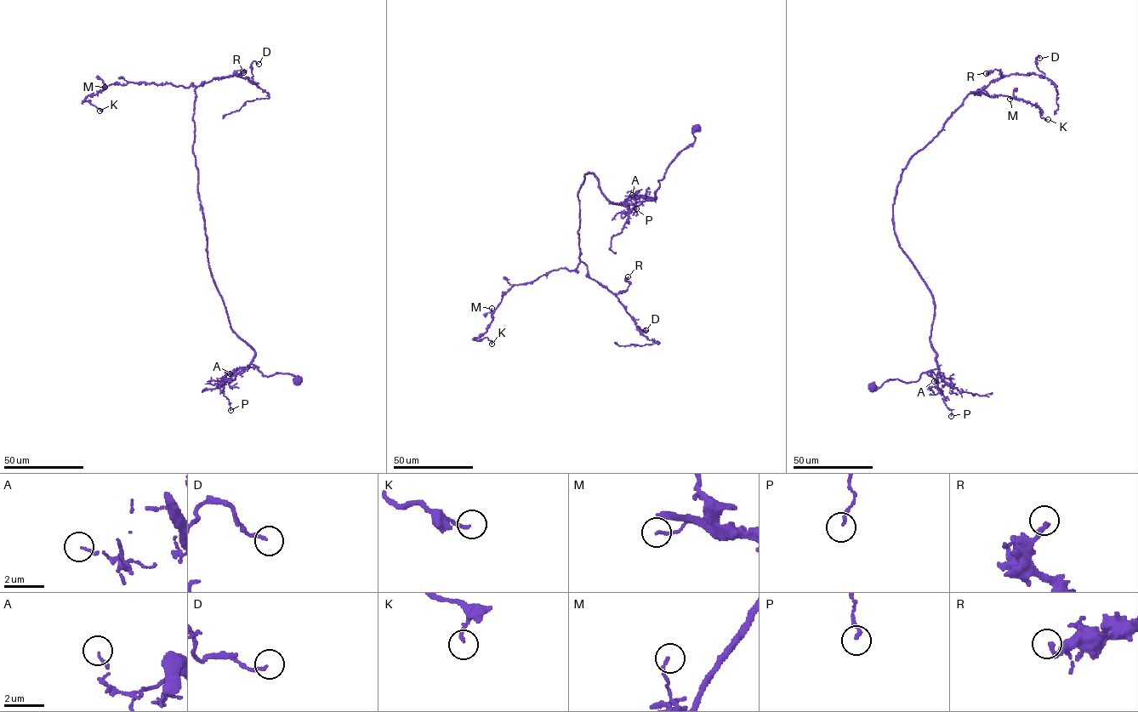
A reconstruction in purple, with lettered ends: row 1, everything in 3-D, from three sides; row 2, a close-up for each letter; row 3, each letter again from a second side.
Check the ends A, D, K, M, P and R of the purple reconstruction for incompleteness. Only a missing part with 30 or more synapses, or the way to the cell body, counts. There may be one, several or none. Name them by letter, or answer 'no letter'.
no letter

